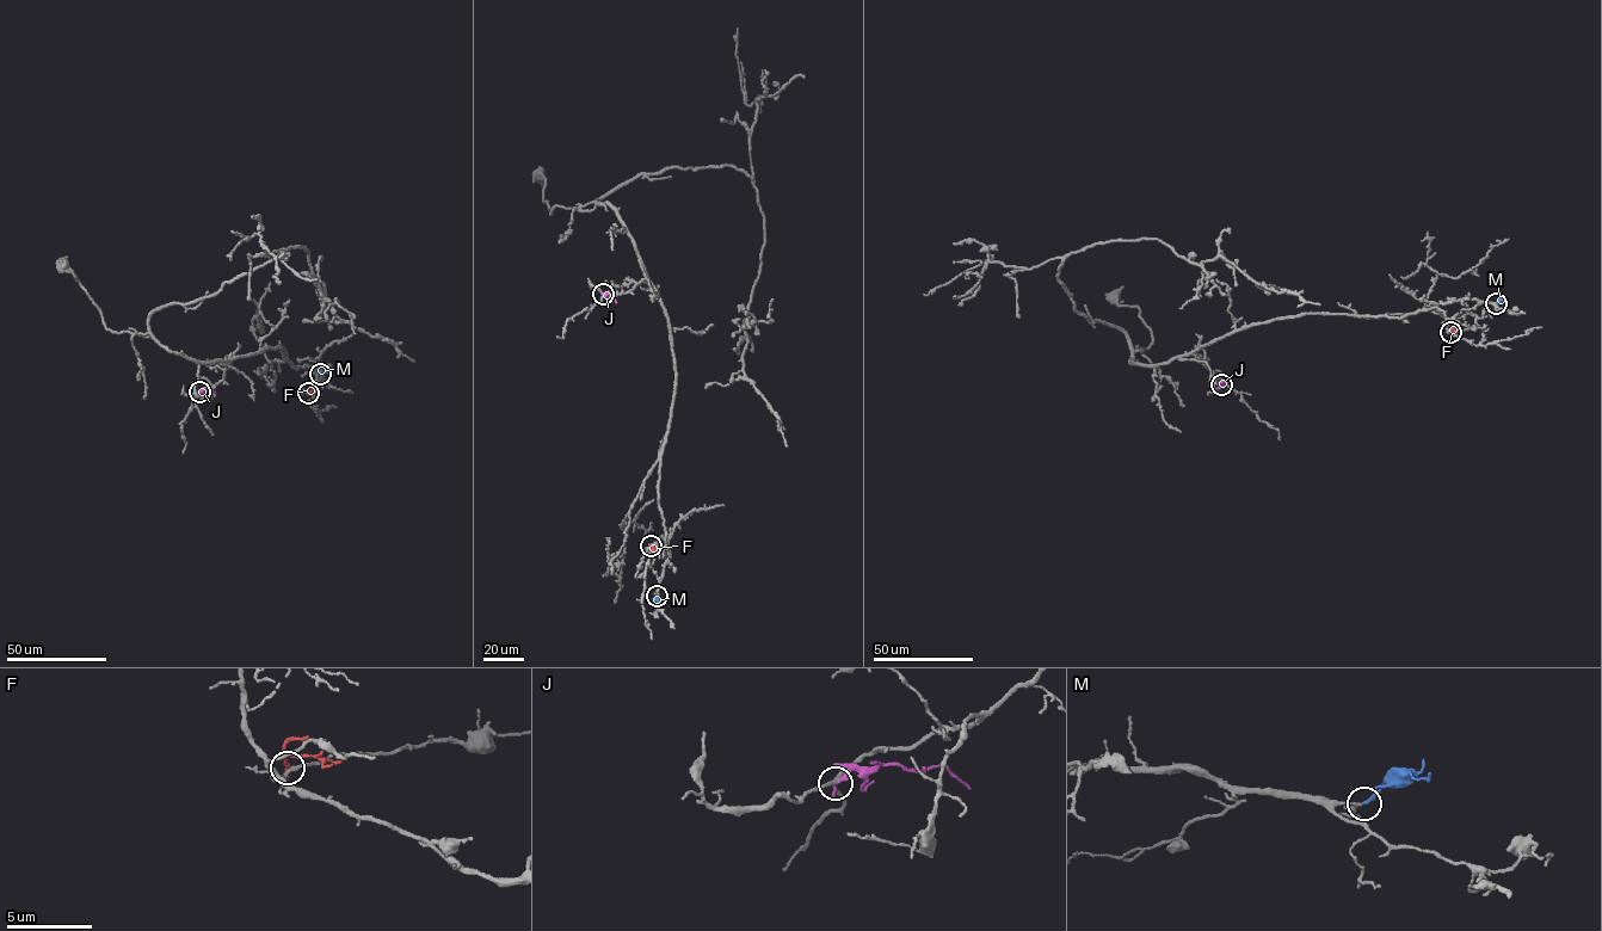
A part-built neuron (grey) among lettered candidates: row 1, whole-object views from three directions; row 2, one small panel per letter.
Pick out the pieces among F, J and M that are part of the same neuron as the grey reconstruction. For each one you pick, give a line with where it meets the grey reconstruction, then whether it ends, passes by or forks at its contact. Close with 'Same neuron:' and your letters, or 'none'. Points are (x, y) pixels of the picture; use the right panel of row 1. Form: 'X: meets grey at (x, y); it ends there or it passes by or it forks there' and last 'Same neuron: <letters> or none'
M: meets grey at (1496, 303); it ends there
Same neuron: M

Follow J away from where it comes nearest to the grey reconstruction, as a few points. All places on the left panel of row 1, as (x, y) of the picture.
J: (199, 392), (215, 393)

